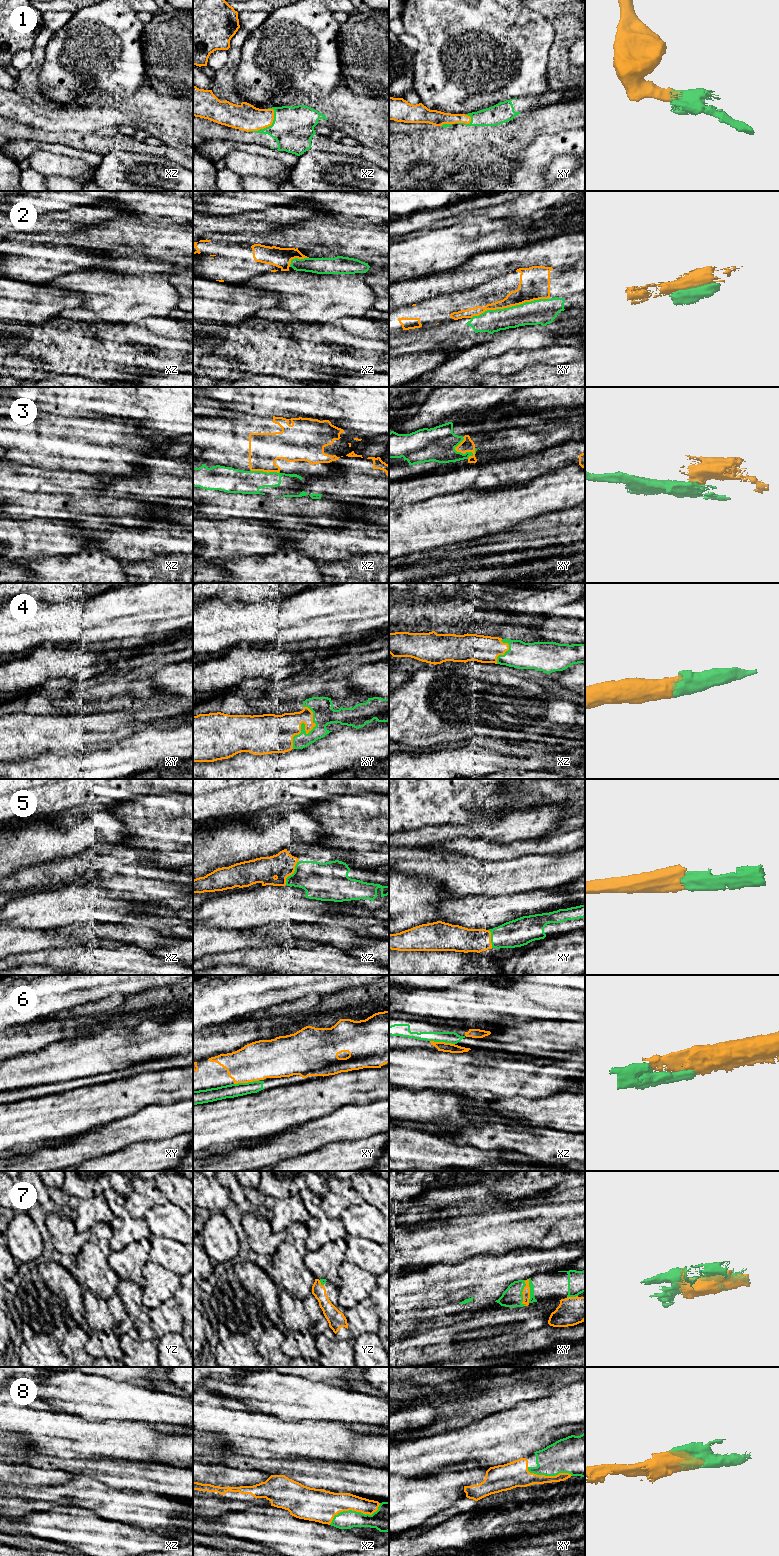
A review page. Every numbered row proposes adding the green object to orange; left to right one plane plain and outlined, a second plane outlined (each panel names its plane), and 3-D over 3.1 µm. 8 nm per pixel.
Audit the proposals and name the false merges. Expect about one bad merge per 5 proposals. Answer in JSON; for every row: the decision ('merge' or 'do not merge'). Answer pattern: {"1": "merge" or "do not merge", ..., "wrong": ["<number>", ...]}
{"1": "merge", "2": "do not merge", "3": "do not merge", "4": "merge", "5": "merge", "6": "merge", "7": "merge", "8": "merge", "wrong": ["2", "3"]}

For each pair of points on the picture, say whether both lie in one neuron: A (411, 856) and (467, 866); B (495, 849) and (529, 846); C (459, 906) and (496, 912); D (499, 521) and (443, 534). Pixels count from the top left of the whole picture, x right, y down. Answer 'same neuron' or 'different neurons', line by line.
A: same neuron
B: same neuron
C: same neuron
D: same neuron

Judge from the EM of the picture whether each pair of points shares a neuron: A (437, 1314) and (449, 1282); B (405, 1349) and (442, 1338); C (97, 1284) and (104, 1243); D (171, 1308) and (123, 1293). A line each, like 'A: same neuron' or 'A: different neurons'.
A: different neurons
B: same neuron
C: same neuron
D: different neurons

